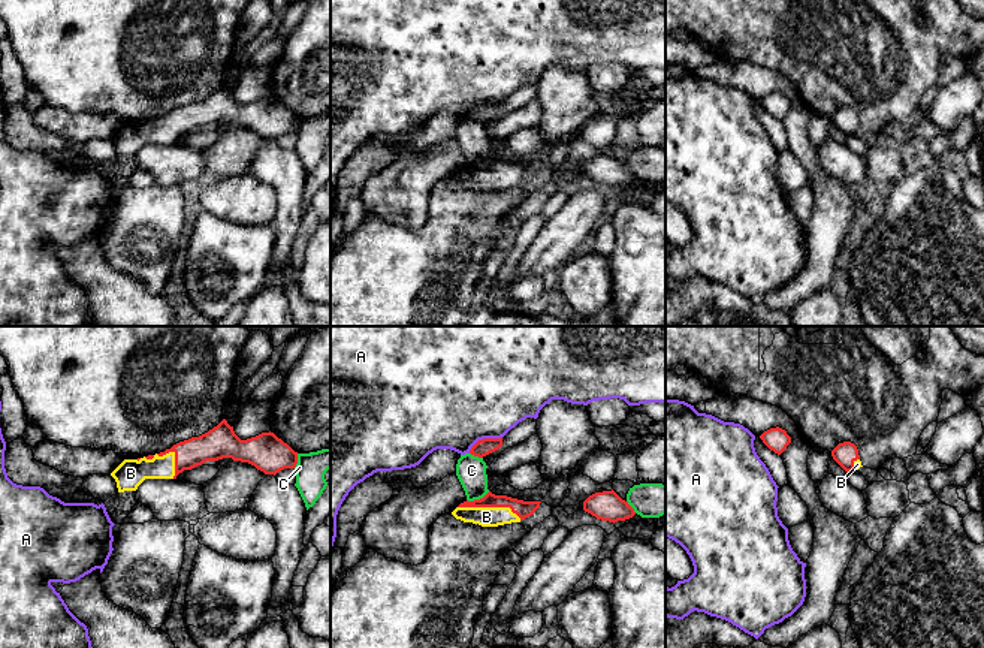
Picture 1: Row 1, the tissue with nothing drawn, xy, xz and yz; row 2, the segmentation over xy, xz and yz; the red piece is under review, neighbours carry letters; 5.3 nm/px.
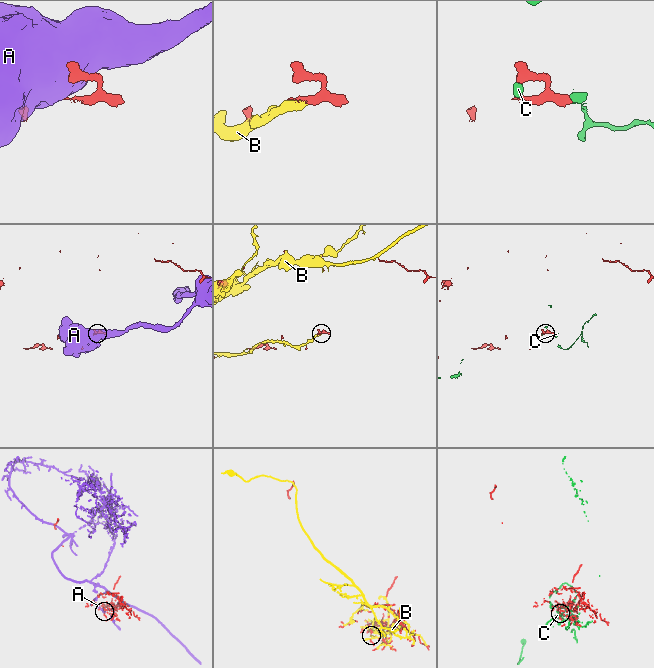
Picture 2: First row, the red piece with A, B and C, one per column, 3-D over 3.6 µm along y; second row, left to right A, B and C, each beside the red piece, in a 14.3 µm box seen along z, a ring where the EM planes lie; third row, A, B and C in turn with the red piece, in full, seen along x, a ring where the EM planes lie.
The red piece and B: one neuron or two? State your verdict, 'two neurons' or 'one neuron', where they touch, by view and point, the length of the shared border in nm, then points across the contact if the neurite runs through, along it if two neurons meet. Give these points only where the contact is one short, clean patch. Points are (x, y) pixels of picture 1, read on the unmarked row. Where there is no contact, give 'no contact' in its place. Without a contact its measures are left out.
one neuron; meets red in xz at (489, 171); contact 360 nm long

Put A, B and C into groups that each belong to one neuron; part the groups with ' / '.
A / B / C

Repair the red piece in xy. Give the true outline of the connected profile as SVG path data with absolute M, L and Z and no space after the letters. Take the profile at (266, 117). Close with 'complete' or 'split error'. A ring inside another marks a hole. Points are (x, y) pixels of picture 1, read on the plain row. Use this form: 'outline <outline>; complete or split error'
outline M223 84L208 97L179 106L164 117L124 124L111 141L117 147L118 157L136 156L145 144L176 144L184 135L223 123L248 127L265 139L274 141L298 129L298 117L274 97L241 105L233 91Z; split error

